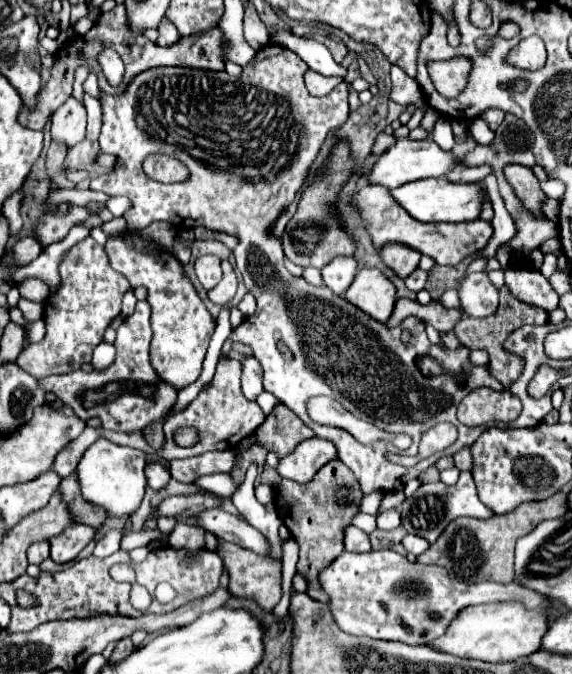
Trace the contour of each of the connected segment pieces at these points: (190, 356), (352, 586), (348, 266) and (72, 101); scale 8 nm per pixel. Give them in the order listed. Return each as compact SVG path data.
M125 234L109 236L105 242L105 250L109 254L111 266L117 272L121 272L131 282L133 288L135 286L147 288L147 302L151 306L151 326L153 326L151 364L155 372L177 390L193 384L201 374L209 340L215 330L215 320L201 302L193 282L187 278L183 264L173 254L163 250L137 252L133 240Z
M393 550L377 552L343 552L319 576L325 592L331 596L331 612L339 628L353 636L367 636L373 640L399 640L411 646L429 644L443 636L451 620L467 606L485 602L519 600L527 608L549 604L549 600L519 584L479 582L467 584L449 578L441 566L427 566L409 562Z
M337 256L325 268L321 268L321 276L323 276L325 286L329 286L339 296L343 296L345 290L351 286L355 274L357 274L355 256Z
M73 96L53 112L51 122L51 136L67 146L75 146L85 138L87 112L85 106Z

